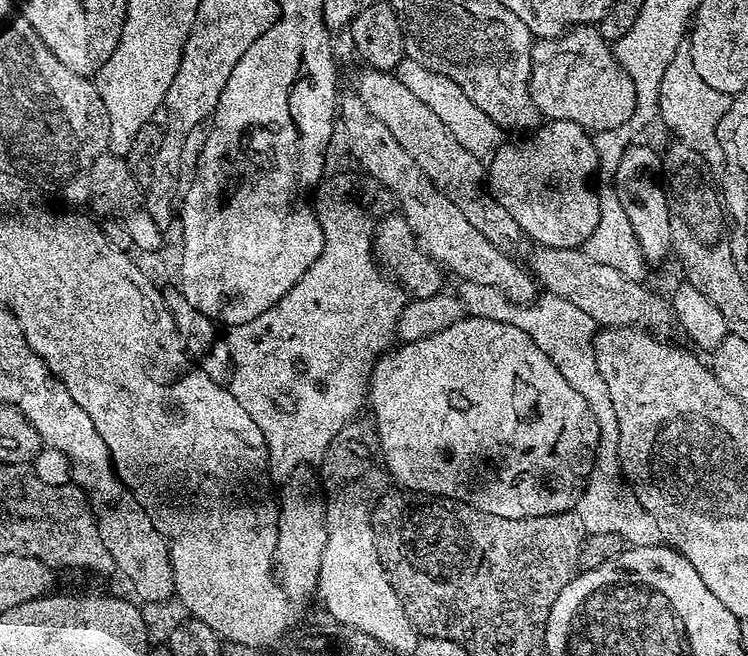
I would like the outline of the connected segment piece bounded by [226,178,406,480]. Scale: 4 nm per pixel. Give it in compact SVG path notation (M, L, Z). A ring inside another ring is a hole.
M324 178L321 179L318 187L315 189L315 196L316 204L314 200L314 211L316 221L323 236L323 244L315 260L308 265L308 269L292 284L291 288L285 292L277 304L270 306L268 310L258 314L253 320L245 324L233 324L227 329L228 357L232 359L230 390L234 394L234 398L238 398L238 402L246 410L246 414L250 414L250 418L254 418L254 422L258 422L258 430L262 430L262 438L264 439L264 447L266 449L266 472L271 479L273 476L276 480L290 479L303 464L315 465L322 458L322 454L326 454L326 446L330 446L332 439L337 434L345 431L344 423L356 412L356 403L360 400L360 392L362 396L362 393L365 391L366 381L372 365L393 347L394 341L392 341L392 336L394 340L394 333L397 331L400 323L400 312L404 309L406 303L406 295L403 289L393 283L388 276L387 278L384 277L376 269L376 264L372 261L372 253L374 253L372 228L369 222L367 224L364 221L364 216L360 213L359 206L352 204L351 198L348 197L347 186L340 181L340 178Z

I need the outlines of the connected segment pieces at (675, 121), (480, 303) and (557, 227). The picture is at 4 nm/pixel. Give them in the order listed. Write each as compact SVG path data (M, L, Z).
M680 47L674 54L670 66L666 66L666 74L660 79L660 115L659 119L673 132L673 137L682 138L688 144L696 136L710 136L716 132L722 114L726 114L729 97L718 90L710 90L706 82L702 82L698 72L694 70L691 51Z
M460 280L456 285L458 286L454 288L454 295L462 304L465 316L490 318L494 322L518 326L518 330L525 332L534 342L534 346L538 346L538 350L542 350L542 354L546 354L546 358L550 358L550 362L558 366L558 374L562 374L562 378L566 378L566 382L570 382L570 386L574 386L574 390L578 390L578 394L586 398L598 422L600 437L592 472L586 478L578 501L578 511L585 533L618 534L628 546L661 543L658 522L654 522L642 502L638 502L620 470L614 402L610 402L610 390L606 390L606 382L602 382L602 374L598 374L598 362L594 354L598 331L594 318L590 318L590 314L585 314L579 306L566 302L566 298L544 294L533 303L515 304L493 285L479 285L466 280Z
M550 120L541 123L535 130L529 131L521 140L516 140L513 144L507 144L507 142L501 143L499 147L491 153L490 159L492 159L492 165L489 163L486 168L486 188L490 193L493 200L497 200L499 204L506 210L506 214L510 214L510 218L514 218L517 229L521 233L525 232L530 239L536 240L537 245L545 248L580 248L585 245L589 236L591 236L593 230L599 222L600 212L600 197L597 189L592 188L592 176L594 180L594 173L598 168L598 161L596 159L596 147L593 139L589 136L589 133L585 132L582 126L578 126L574 122L569 120Z

